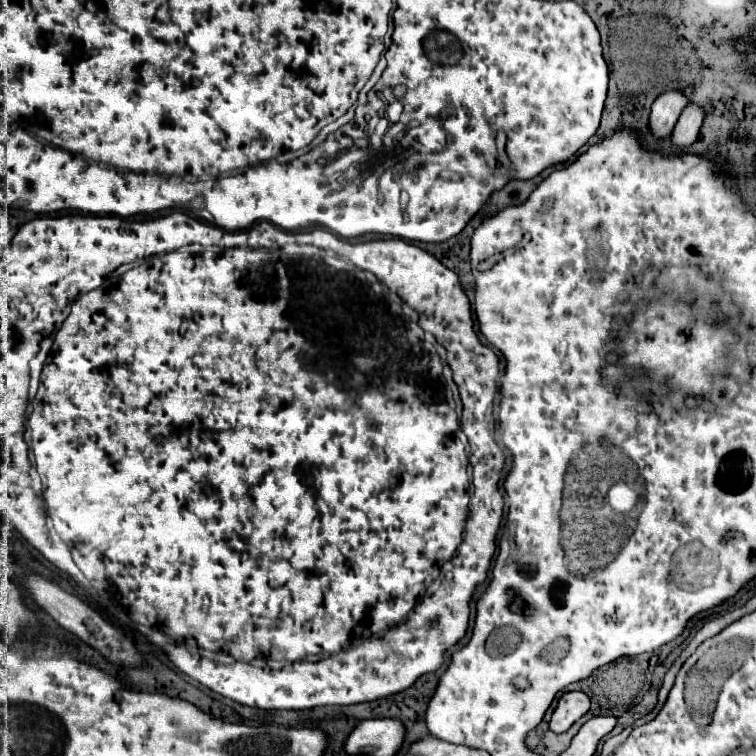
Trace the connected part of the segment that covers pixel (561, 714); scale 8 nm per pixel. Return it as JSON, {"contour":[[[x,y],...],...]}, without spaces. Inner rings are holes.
{"contour":[[[567,691],[555,711],[553,711],[553,717],[549,721],[549,729],[553,733],[565,733],[579,717],[583,717],[587,711],[589,711],[589,697],[583,693],[583,691]]]}

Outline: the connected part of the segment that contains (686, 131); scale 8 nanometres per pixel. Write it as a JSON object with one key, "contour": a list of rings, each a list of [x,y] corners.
{"contour":[[[691,103],[683,109],[683,113],[675,125],[675,131],[671,135],[675,147],[687,147],[697,139],[703,117],[705,117],[705,113],[703,113],[701,105],[697,105],[697,103]]]}

